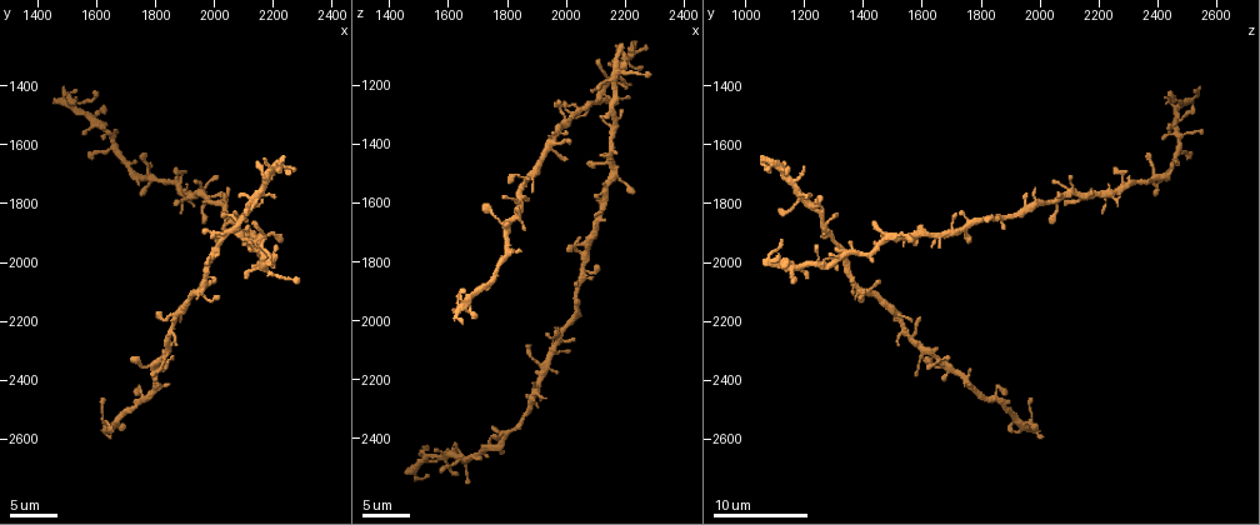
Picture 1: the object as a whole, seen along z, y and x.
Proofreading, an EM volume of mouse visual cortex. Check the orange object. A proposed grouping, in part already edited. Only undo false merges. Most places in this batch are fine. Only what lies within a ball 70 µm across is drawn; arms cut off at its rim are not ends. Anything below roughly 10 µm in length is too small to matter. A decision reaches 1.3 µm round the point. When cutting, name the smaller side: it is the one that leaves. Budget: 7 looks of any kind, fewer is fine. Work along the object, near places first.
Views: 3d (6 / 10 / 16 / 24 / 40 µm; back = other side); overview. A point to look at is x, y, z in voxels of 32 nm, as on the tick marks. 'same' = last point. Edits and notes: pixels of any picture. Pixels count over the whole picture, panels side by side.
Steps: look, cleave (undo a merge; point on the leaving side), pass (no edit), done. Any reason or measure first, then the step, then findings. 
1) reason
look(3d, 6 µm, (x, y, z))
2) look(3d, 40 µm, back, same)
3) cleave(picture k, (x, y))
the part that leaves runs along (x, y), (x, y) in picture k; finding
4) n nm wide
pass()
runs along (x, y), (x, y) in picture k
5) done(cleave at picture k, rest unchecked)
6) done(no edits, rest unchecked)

sudden change in width
look(3d, 6 µm, (1850, 1730, 2330))

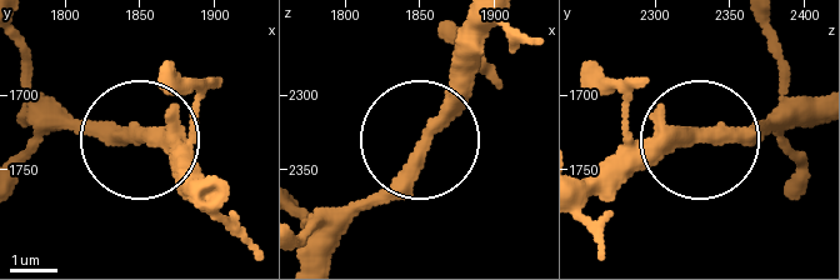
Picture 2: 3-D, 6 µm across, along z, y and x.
pass()
runs along (586, 189), (718, 136), (813, 125) in picture 2; one neuron here

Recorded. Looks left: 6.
look(3d, 16 µm, (1730, 1700, 2440))

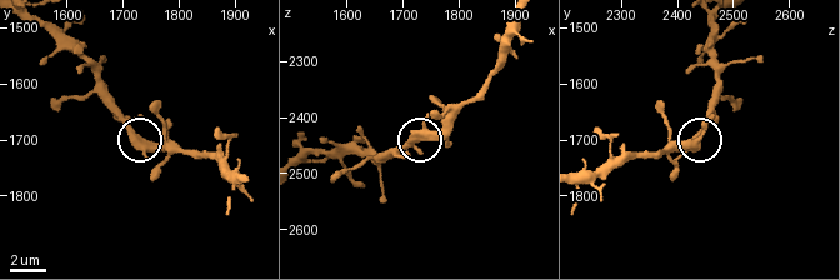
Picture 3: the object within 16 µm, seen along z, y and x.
pass()
runs along (244, 178), (214, 155), (189, 155), (149, 145), (110, 108) in picture 3; all the same neuron

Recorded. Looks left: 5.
four arms meet
look(3d, 16 µm, (2160, 1960, 1340))

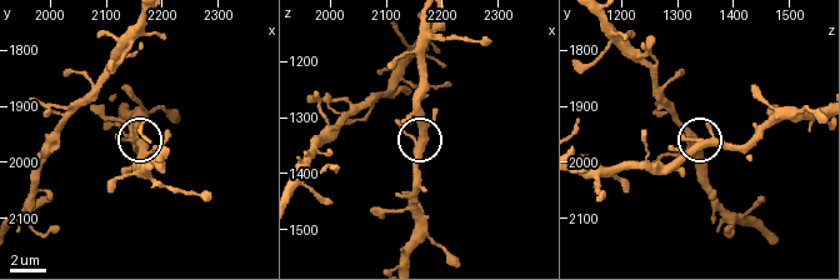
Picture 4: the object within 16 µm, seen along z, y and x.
4 arms
pass()
one neuron here

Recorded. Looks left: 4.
look(3d, 10 µm, (2070, 1880, 1280))

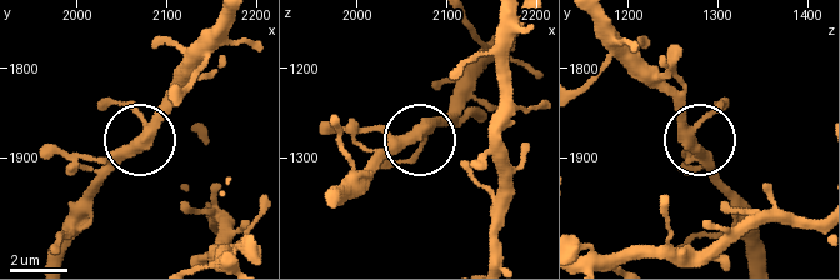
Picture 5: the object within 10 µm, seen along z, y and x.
350 nm wide
pass()
continuous, no second neuron

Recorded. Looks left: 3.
done(no edits, rest unchecked)

